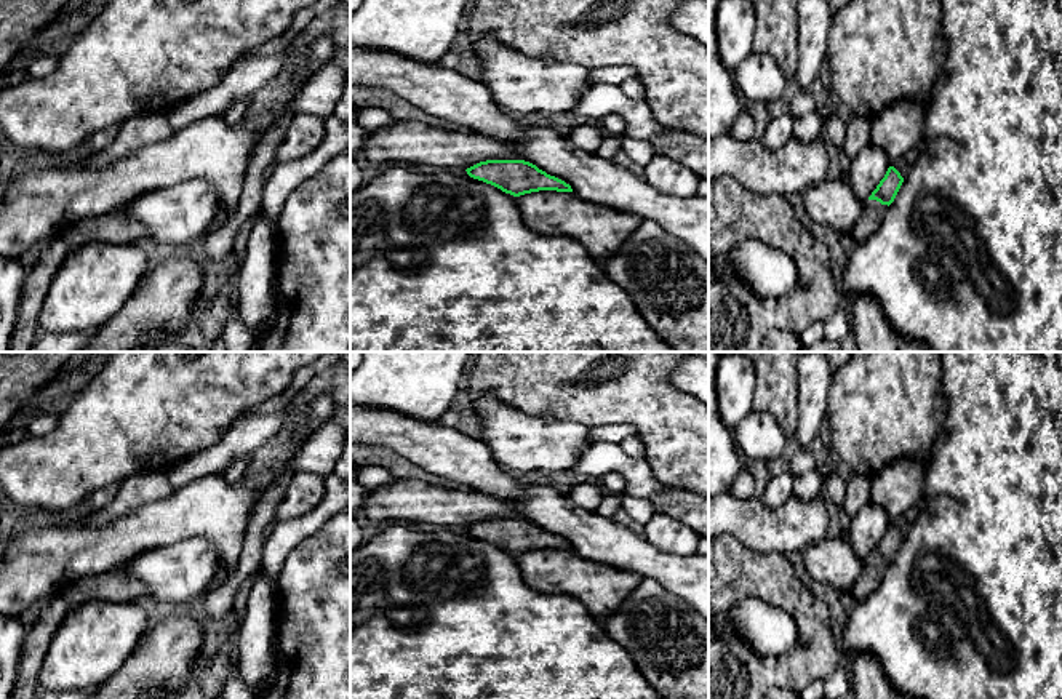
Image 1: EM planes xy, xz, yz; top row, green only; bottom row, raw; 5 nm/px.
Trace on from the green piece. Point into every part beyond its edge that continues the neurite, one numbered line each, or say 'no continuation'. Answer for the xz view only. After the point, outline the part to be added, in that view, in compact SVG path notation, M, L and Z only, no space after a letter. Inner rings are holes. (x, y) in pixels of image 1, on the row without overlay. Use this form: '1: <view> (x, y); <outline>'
no continuation

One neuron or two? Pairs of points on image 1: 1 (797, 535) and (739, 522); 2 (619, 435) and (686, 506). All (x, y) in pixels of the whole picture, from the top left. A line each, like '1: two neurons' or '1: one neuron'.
1: one neuron
2: two neurons

